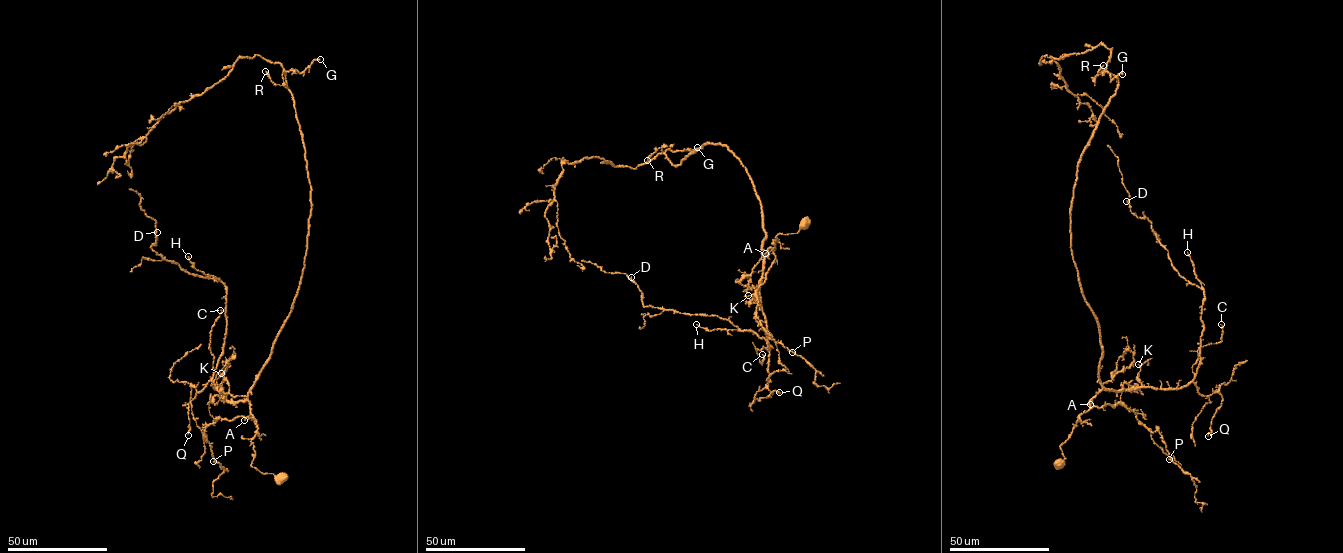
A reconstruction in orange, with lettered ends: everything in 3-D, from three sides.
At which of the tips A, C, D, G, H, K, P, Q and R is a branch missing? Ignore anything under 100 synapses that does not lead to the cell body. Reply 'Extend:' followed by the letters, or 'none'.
Extend: G

